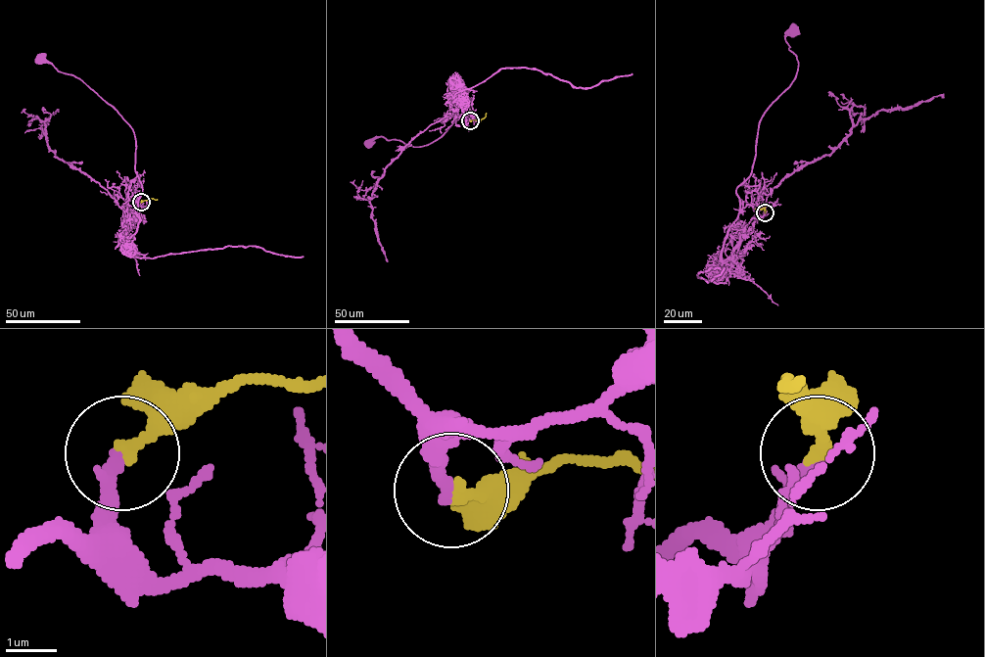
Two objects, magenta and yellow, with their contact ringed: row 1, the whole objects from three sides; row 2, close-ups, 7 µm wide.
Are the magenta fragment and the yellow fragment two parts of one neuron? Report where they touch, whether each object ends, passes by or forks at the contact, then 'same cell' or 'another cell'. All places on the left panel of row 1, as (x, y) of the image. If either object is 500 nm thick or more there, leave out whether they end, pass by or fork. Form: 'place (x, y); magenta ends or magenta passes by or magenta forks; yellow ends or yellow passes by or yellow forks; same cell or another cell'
place (141, 202); magenta ends; yellow ends; another cell

